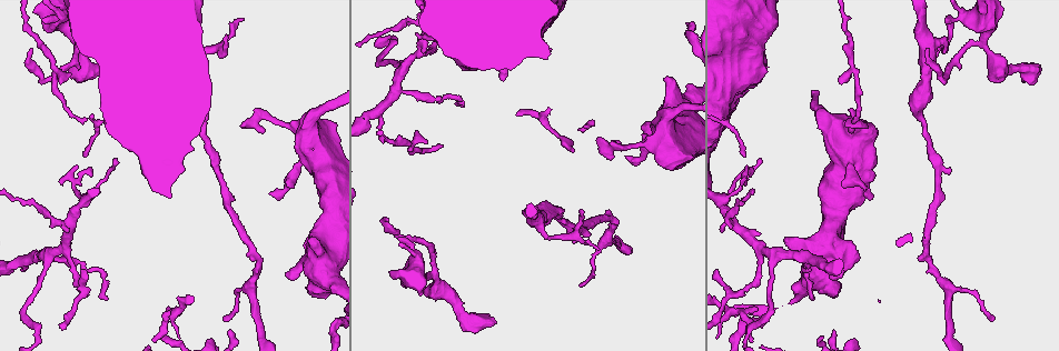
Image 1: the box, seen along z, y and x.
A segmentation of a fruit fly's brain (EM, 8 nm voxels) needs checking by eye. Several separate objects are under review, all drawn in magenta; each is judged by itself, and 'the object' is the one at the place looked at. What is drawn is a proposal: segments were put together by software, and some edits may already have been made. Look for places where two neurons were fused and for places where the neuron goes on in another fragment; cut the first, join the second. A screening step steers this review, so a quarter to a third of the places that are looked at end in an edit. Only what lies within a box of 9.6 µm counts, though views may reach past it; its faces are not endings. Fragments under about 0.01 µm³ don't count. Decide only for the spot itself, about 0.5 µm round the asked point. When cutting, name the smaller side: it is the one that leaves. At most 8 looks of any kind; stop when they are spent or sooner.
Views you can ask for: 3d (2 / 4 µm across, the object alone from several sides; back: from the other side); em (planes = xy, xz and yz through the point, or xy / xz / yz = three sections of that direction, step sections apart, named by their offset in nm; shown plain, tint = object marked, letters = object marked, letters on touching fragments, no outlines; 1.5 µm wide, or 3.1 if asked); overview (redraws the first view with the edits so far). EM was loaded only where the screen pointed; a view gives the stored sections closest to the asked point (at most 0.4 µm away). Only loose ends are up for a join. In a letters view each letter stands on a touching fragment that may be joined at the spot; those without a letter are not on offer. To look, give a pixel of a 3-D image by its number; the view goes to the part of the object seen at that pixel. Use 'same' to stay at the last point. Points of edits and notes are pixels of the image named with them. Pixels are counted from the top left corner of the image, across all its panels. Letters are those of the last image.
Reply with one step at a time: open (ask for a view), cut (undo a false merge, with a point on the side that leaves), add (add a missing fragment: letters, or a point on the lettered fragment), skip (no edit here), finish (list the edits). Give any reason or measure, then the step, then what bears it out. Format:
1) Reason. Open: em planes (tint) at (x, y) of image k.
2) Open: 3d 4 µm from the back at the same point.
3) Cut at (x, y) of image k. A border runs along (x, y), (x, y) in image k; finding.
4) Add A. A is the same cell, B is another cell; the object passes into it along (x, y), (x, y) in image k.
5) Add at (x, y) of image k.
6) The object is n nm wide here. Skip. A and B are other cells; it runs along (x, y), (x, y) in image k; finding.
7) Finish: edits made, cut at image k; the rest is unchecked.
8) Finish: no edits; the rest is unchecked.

Open: em planes (tint) at (847, 74) of image 1.

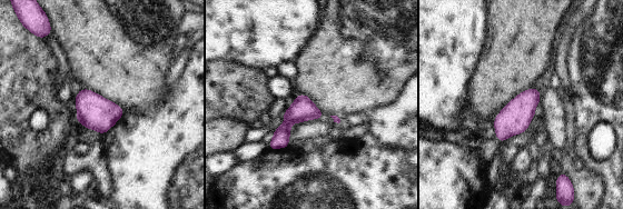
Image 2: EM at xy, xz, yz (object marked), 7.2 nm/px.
See the neighbours. Open: em planes (letters) at the same point.

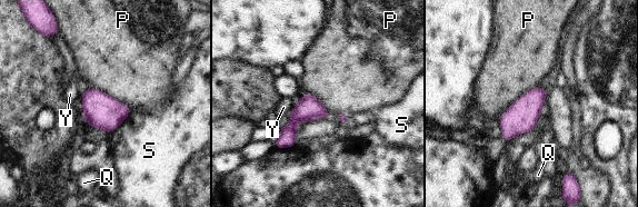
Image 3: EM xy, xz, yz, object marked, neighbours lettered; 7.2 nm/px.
Skip. P, Q, S and Y are other cells; a border runs along (544, 86), (524, 92), (499, 120) in image 3; continuous, no second neuron.

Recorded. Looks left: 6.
An open end. Open: 3d 4 µm at (582, 210) of image 1.

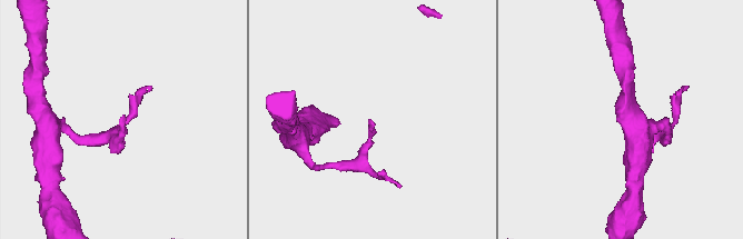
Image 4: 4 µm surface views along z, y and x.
Open: em xy step 4 (tint) at (123, 114) of image 4.

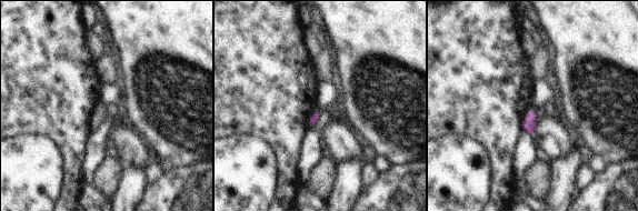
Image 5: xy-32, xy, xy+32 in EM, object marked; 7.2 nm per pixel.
Another direction. Open: em xz step 4 (letters) at the same point.

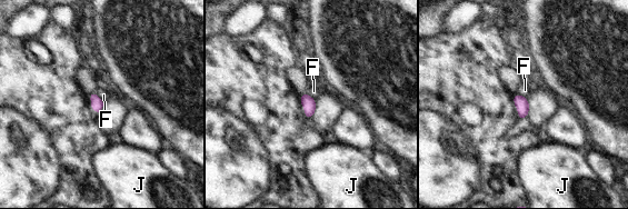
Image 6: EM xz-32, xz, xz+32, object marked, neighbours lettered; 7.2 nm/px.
Skip. F and J are other cells; a border runs along (516, 92), (526, 97) in image 6; none of them fits.

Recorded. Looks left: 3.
Branch stops here. Open: em xy step 4 (tint) at (82, 156) of image 1.

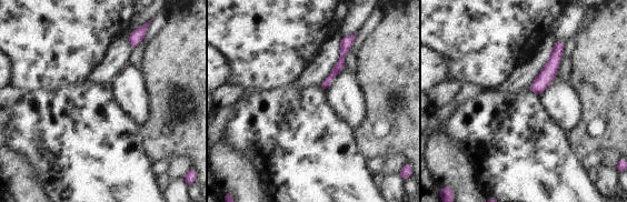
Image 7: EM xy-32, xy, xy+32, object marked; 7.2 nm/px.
Open: em planes (letters) at the same point.

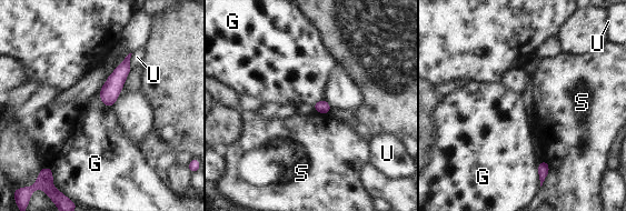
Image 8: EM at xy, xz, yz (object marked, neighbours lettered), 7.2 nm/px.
The object is 90 nm wide here. Skip. G, S and U are other cells; a border runs along (538, 162), (538, 179), (540, 181) in image 8; no lettered fragment goes on from it.

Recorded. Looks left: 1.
Finish: no edits; the rest is unchecked.

